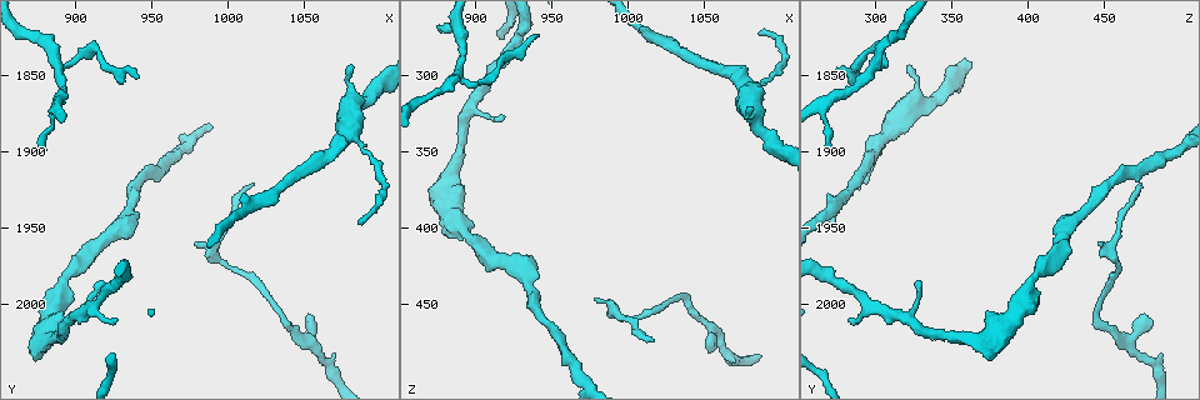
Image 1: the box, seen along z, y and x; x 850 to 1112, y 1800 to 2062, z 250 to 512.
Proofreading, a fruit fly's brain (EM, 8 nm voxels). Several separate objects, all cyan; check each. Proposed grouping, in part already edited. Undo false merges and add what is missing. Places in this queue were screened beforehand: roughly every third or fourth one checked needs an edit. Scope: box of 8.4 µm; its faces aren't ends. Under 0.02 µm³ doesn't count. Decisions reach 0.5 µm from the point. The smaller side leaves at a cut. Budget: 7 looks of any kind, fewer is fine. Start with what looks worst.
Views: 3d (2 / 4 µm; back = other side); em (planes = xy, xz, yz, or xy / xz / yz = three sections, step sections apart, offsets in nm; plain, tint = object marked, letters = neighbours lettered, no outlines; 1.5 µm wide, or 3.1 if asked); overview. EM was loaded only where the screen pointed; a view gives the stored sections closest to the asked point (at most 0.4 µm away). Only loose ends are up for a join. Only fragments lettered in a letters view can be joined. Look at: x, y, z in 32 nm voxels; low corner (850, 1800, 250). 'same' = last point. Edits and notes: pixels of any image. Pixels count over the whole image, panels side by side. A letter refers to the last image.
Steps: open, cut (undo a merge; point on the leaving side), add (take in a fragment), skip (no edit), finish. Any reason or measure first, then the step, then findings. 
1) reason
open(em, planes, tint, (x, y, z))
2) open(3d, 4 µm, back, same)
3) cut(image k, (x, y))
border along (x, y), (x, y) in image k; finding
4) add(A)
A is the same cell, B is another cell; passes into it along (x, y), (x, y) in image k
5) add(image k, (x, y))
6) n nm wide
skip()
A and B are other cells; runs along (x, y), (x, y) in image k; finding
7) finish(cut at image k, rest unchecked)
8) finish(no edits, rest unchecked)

free end
open(em, planes, letters, (1086, 1950, 272))

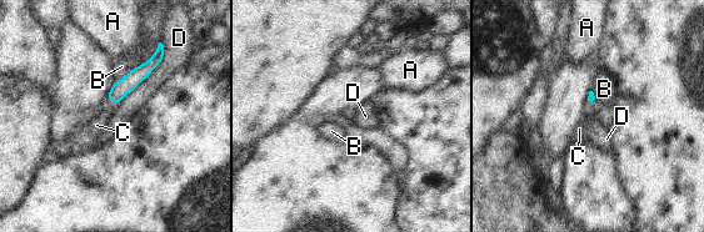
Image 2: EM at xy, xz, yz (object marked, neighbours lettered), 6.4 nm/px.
D touches over 480 nm
add(C)
C is the same cell, A, B and D are other cells; passes into it along (120, 89), (111, 102), (96, 125) in image 2; it goes on there

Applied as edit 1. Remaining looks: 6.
open(overview)

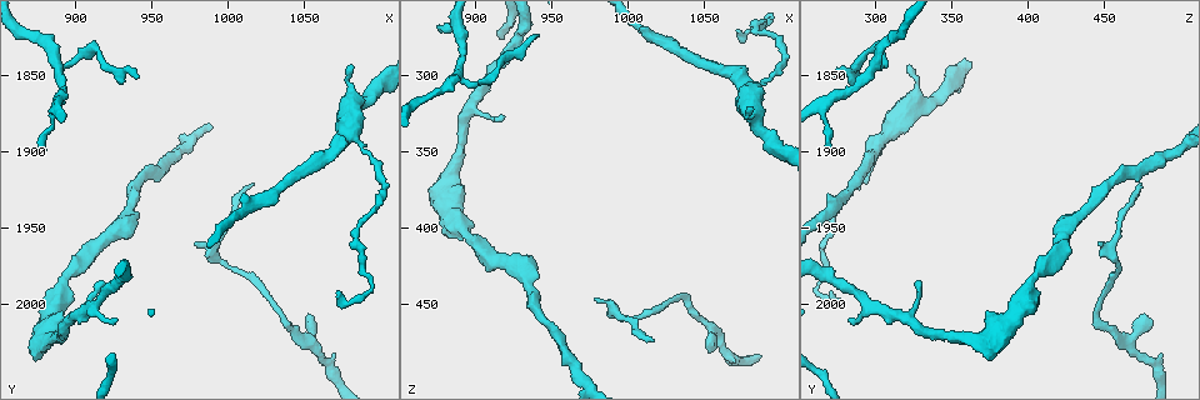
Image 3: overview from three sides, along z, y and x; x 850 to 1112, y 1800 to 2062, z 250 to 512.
open(em, planes, letters, (978, 1960, 446))

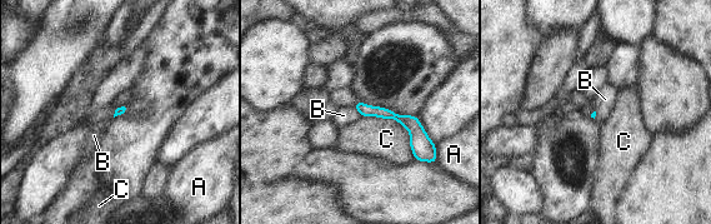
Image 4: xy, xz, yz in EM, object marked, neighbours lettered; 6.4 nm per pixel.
skip()
A, B and C are other cells; border along (353, 106), (361, 117) in image 4; no lettered fragment goes on from it

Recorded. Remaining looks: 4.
open(em, planes, letters, (874, 2038, 372))

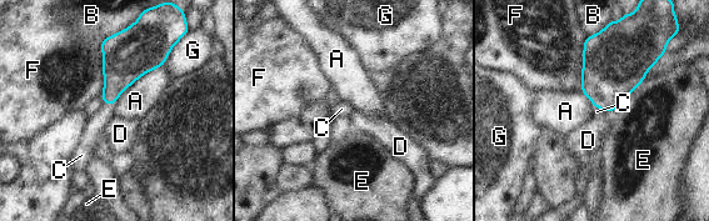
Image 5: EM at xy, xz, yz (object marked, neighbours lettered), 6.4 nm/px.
A touches over 440 nm
add(C)
C is the same cell, A, B, D, E, F and G are other cells; passes into it along (121, 68), (108, 104), (95, 124) in image 5; the neuron continues

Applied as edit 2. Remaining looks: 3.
finish(add at image 2, add at image 5, rest unchecked)

